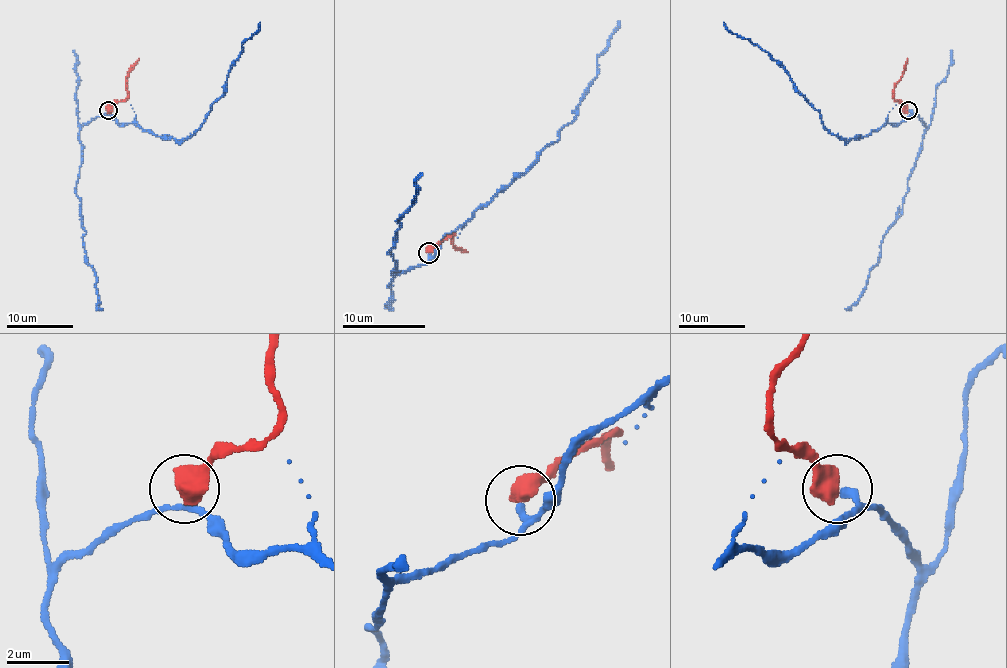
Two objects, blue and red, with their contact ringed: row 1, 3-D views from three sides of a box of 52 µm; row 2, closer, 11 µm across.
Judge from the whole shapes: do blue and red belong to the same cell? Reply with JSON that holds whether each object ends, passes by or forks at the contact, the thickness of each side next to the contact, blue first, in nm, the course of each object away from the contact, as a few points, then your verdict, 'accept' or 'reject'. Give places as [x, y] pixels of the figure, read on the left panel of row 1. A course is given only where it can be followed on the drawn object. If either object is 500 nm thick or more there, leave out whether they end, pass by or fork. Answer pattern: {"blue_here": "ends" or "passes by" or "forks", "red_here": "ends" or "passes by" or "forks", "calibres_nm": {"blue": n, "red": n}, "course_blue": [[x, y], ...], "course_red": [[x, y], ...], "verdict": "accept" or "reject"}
{"calibres_nm": {"blue": 190, "red": 650}, "course_blue": [[107, 110], [119, 123], [137, 123], [159, 136], [187, 139], [225, 91], [231, 63], [260, 22]], "course_red": [[107, 110], [127, 96], [127, 77], [131, 67], [139, 58]], "verdict": "reject"}

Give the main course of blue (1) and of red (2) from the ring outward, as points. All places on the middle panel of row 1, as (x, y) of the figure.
1: (428, 254), (432, 256), (576, 117), (584, 90), (597, 75), (597, 58), (619, 21)
2: (428, 252), (453, 235), (453, 243), (468, 252)

